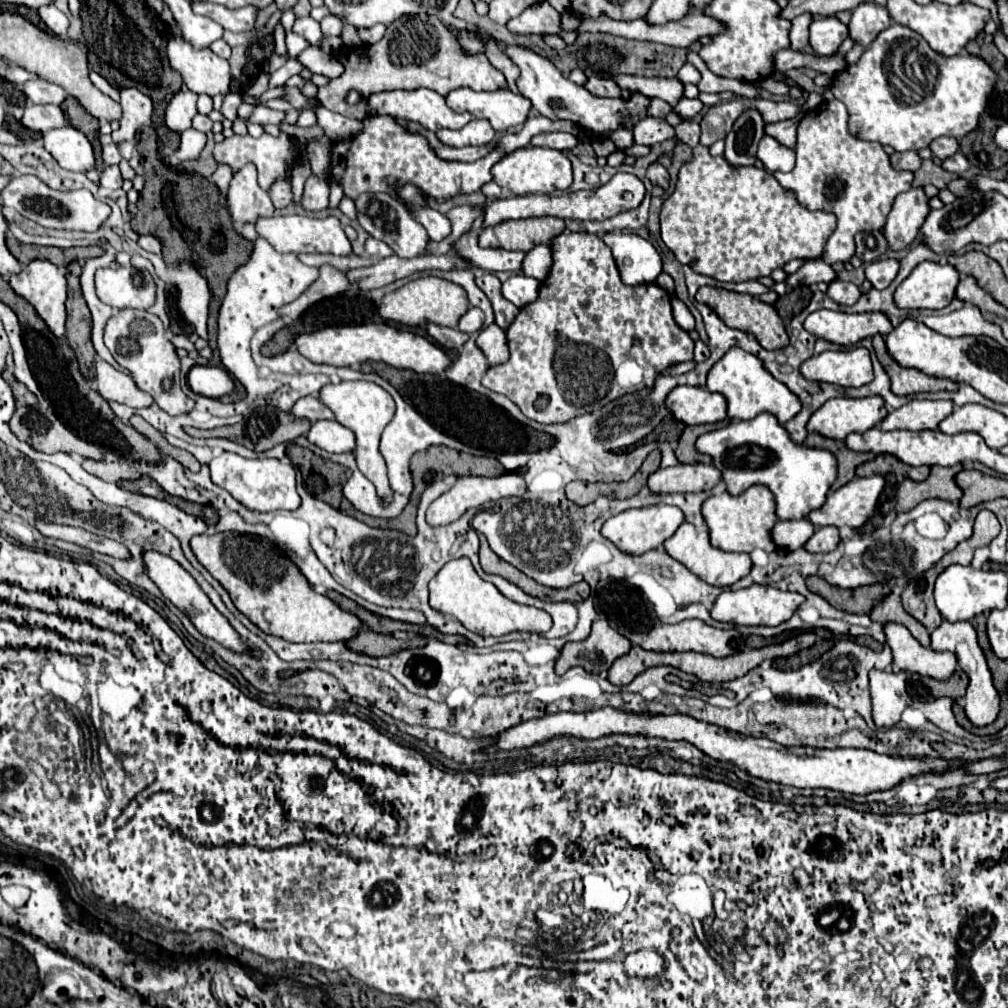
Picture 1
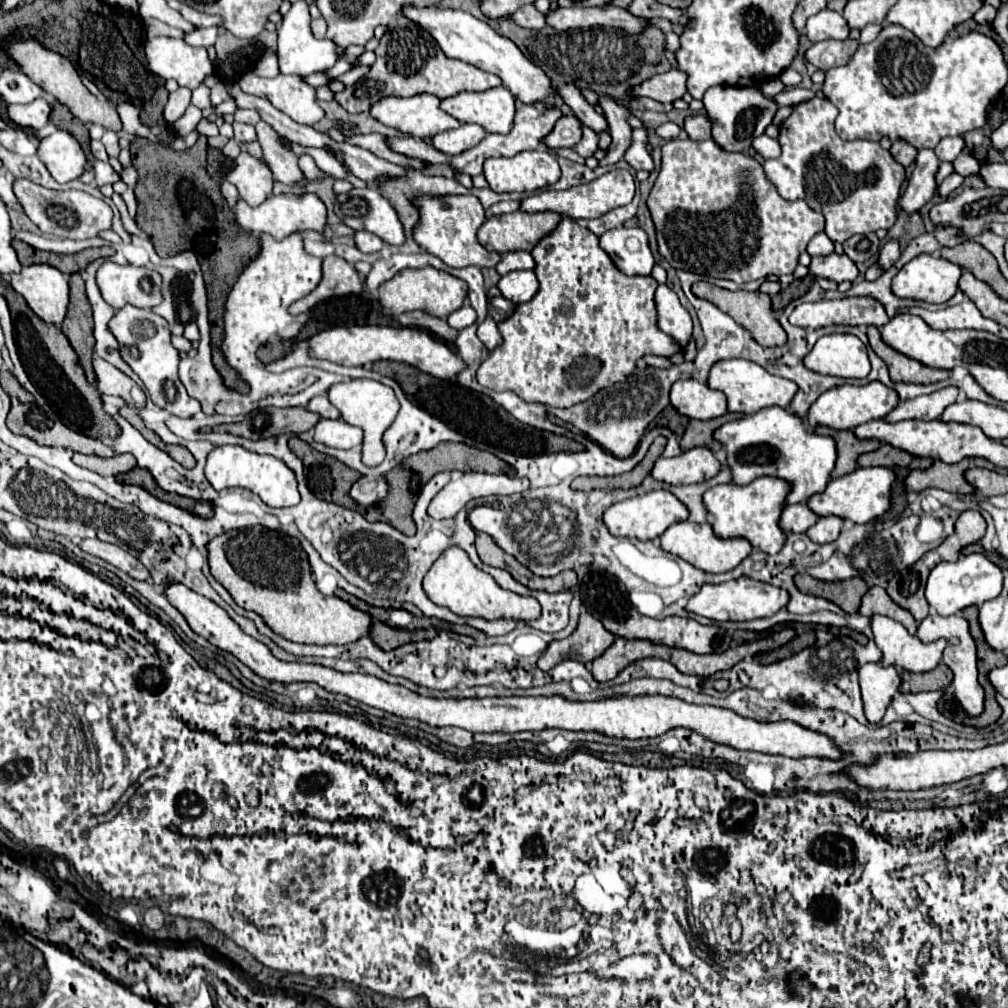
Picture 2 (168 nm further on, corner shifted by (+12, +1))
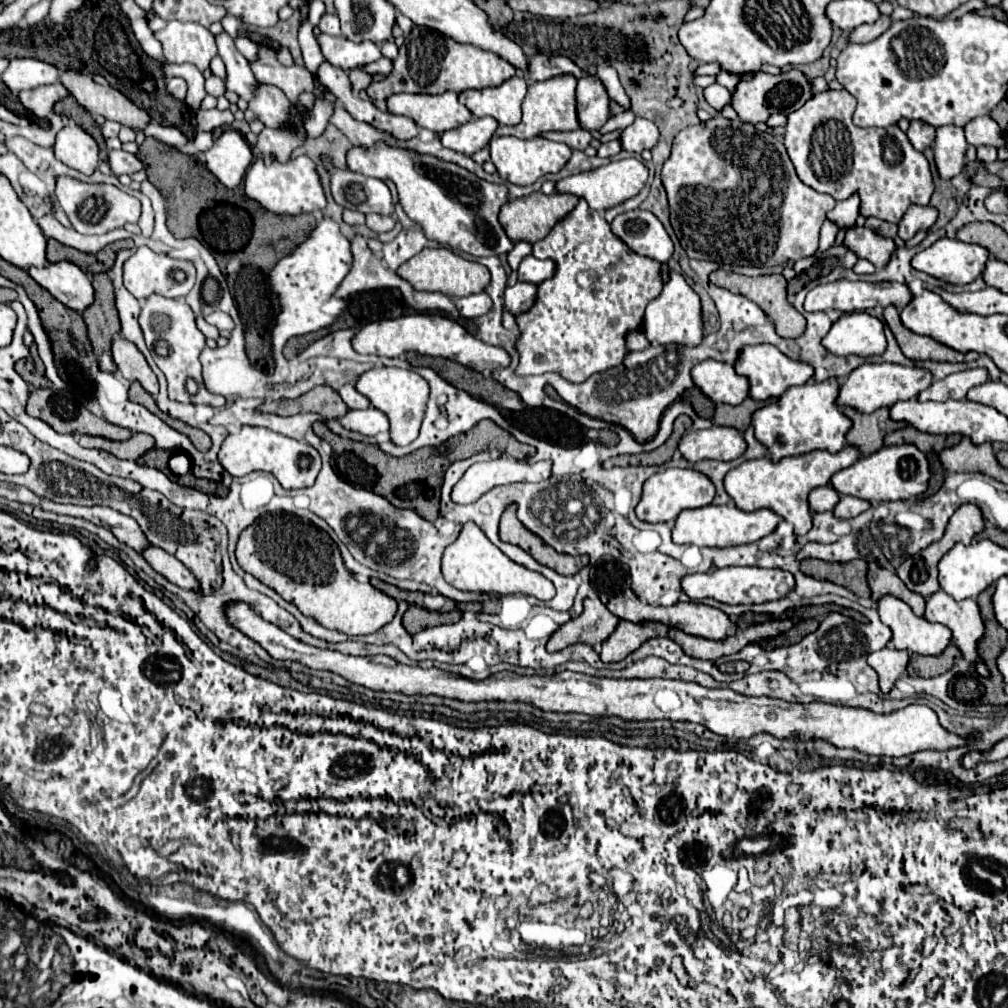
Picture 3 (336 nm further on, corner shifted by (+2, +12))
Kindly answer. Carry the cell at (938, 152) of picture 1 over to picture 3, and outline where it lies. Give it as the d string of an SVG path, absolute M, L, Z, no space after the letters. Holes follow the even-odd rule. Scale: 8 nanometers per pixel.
M980 116L980 118L974 118L970 120L970 124L964 126L966 130L966 140L968 144L974 144L974 146L1002 146L1006 142L1004 134L1002 134L1002 128L990 118L990 116Z

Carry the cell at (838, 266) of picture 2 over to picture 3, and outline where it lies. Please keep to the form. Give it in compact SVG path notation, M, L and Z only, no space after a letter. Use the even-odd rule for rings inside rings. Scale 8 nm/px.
M854 226L846 232L844 244L854 250L860 258L868 258L874 262L876 268L882 268L888 264L892 252L896 250L896 242L892 238L884 238L878 234L878 230Z

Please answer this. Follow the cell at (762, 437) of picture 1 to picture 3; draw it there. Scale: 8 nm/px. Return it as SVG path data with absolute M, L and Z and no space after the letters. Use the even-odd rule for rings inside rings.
M828 378L824 382L808 380L802 386L788 388L786 394L778 398L778 402L756 410L752 416L752 426L756 430L756 438L768 448L768 456L776 462L780 458L798 456L812 450L842 450L852 420L844 416L840 406L836 404L838 392L838 378Z

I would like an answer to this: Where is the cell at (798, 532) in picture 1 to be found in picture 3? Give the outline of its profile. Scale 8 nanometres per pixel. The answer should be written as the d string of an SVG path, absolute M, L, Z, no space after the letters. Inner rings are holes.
M820 486L820 488L814 488L810 492L810 508L814 512L824 512L824 510L832 510L840 500L840 494L830 486Z

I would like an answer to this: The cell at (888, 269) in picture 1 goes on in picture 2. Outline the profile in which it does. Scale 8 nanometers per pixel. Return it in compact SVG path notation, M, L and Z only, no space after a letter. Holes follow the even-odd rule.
M888 241L882 249L880 249L880 257L878 257L878 267L882 271L890 269L900 257L900 249L898 249L898 243L896 241Z

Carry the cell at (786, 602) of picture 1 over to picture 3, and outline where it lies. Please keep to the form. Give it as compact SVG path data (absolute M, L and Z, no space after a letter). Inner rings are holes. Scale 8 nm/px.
M730 566L730 568L720 568L714 572L696 572L696 574L686 574L680 578L682 590L688 594L692 600L702 600L702 598L714 598L724 604L762 604L768 600L780 600L788 592L794 590L794 576L784 570L768 570L768 568L740 568L740 566Z

